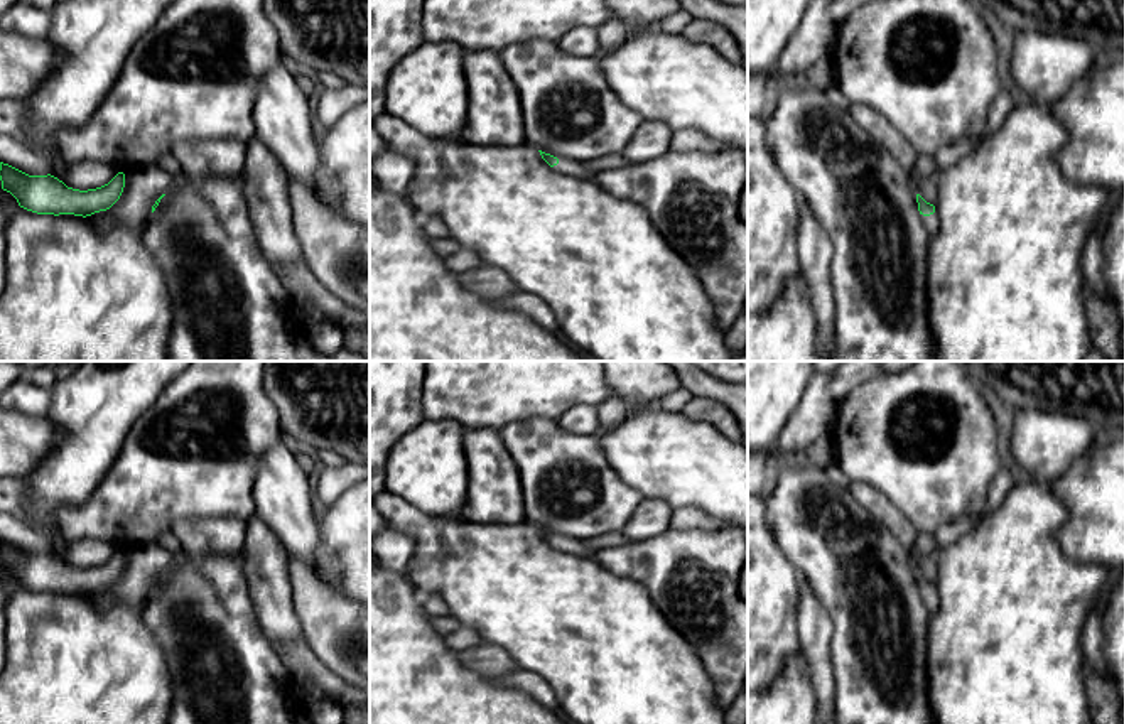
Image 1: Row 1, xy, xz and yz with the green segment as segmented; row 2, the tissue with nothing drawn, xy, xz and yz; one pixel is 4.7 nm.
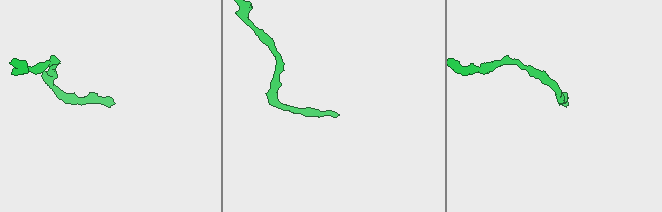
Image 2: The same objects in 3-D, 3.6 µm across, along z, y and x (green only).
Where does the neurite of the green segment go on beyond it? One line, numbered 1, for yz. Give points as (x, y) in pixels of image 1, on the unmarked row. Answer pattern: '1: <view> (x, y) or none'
1: yz (930, 599)

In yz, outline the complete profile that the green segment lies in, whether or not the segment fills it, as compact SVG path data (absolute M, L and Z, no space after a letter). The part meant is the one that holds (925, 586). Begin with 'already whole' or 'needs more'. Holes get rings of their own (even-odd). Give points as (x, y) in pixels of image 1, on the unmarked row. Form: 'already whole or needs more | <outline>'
needs more | M916 572L918 589L921 592L921 599L925 602L925 608L928 609L928 614L933 616L938 611L938 592L935 589L935 584L927 581L920 572Z

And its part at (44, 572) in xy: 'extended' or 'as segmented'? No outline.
as segmented

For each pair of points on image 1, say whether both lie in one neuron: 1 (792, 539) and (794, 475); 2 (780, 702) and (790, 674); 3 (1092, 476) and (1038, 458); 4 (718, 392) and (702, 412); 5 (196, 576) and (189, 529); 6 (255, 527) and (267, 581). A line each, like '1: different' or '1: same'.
1: same
2: same
3: different
4: different
5: different
6: same

